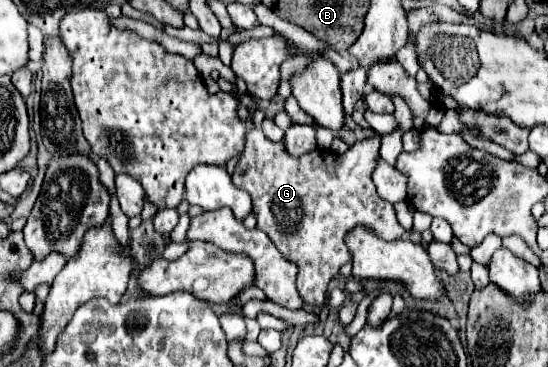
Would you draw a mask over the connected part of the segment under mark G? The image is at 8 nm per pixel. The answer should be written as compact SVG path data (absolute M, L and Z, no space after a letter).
M250 131L246 135L246 147L232 175L238 187L244 187L252 197L252 213L258 219L258 229L264 231L276 249L298 267L298 293L300 297L312 305L322 307L328 297L328 283L340 271L344 263L350 263L350 251L346 251L344 235L356 225L366 225L378 233L382 239L402 239L404 229L396 219L392 203L386 203L372 183L372 169L380 149L380 135L354 143L344 155L330 153L324 149L316 149L302 157L290 157L284 151L282 143L270 141L262 131Z

